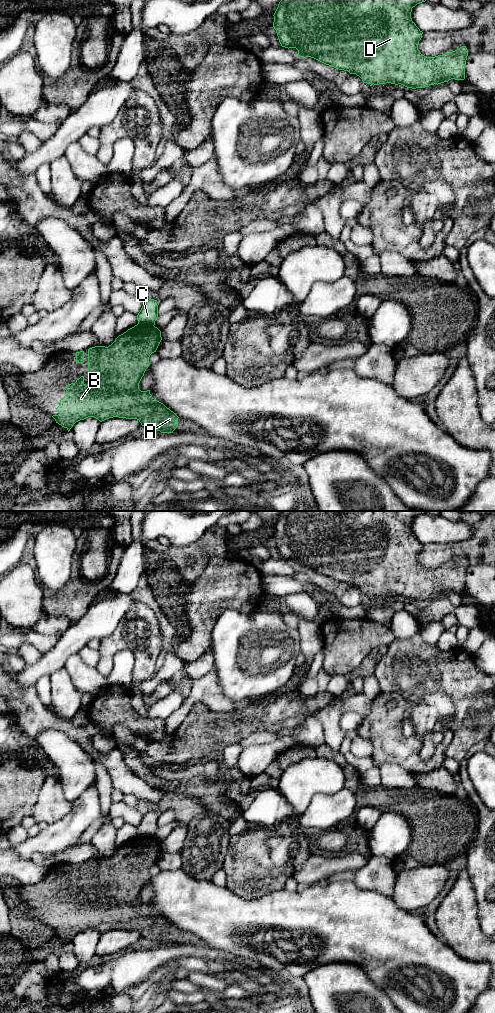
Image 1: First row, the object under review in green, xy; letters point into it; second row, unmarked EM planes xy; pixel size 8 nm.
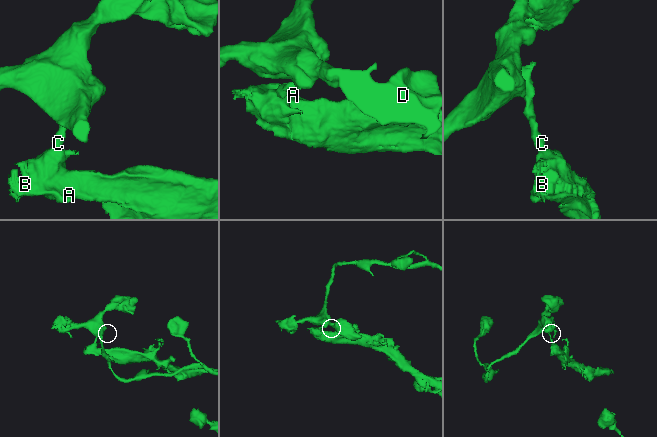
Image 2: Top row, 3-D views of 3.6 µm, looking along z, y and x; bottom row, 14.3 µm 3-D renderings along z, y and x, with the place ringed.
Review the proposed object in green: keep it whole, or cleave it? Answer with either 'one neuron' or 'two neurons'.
two neurons

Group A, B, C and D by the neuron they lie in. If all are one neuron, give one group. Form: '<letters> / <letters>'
A B / C D

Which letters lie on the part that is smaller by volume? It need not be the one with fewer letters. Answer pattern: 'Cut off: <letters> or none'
Cut off: A, B

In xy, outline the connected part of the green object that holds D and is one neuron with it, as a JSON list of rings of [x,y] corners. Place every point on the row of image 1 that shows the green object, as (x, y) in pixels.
[[[281,0],[274,13],[273,27],[282,47],[296,48],[300,57],[311,57],[339,70],[359,76],[371,85],[401,84],[407,88],[425,88],[451,79],[465,79],[468,56],[466,46],[438,55],[425,57],[418,50],[423,32],[412,21],[412,8],[426,0]]]

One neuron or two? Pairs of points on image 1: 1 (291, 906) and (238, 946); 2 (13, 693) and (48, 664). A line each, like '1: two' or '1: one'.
1: one
2: two

